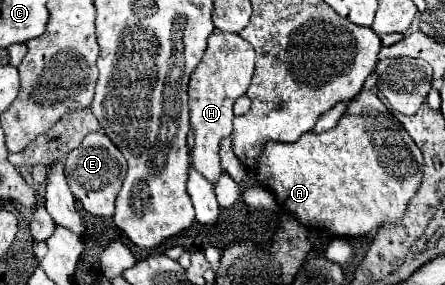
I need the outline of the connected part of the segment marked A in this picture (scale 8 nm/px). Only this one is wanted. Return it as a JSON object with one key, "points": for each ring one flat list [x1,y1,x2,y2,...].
{"points":[[362,90,360,94,354,96,354,100,348,102,346,106,346,112,340,116,338,124,328,130,328,132,322,132,322,134,316,134,316,132,306,132,302,138,298,138,296,142,266,142,268,146,260,152,260,158,254,166,254,174,260,182,260,186,272,190,272,194,276,196,276,202,280,204,282,210,286,210,288,214,292,214,296,220,302,222,302,226,308,226,308,228,324,228,328,230,330,234,334,236,368,236,368,234,374,234,374,230,378,228,384,228,384,226,392,226,392,224,398,224,400,218,404,216,406,208,408,208,408,202,412,200,412,196,416,194,416,190,420,188,420,182,422,182,422,168,424,168,424,160,422,160,422,152,420,148,416,146,416,142,410,138,410,134,404,130,404,126,394,118,394,114,382,104,382,100,372,92,372,90]]}

